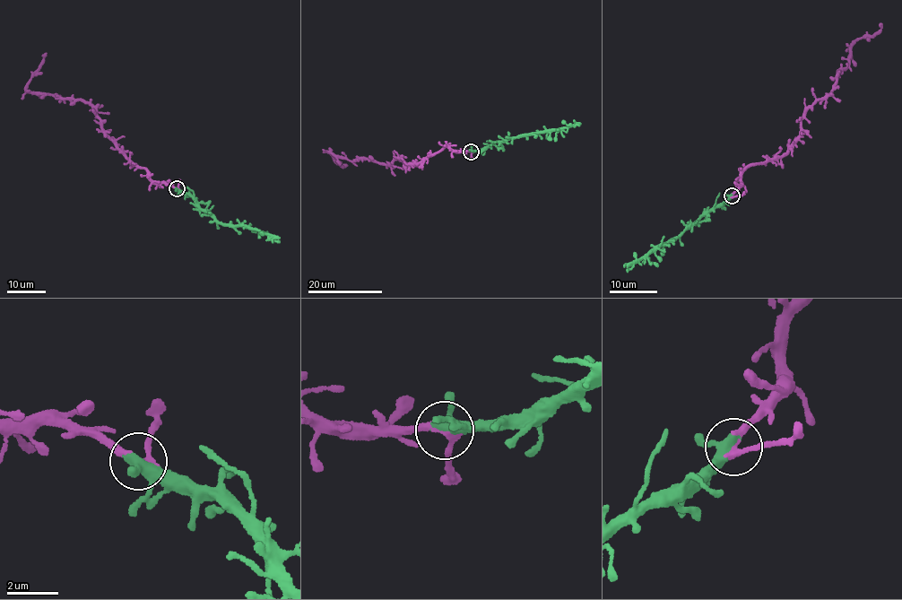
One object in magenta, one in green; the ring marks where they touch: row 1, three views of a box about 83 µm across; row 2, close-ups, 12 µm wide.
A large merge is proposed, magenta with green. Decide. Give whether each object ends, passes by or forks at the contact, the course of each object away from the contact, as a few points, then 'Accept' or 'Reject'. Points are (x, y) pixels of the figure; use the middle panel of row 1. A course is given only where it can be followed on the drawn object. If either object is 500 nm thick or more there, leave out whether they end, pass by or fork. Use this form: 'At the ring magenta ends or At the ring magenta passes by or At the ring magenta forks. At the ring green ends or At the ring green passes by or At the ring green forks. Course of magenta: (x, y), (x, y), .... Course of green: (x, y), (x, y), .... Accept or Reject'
At the ring magenta passes by. At the ring green forks. Course of magenta: (470, 152), (446, 146), (418, 162), (399, 157), (387, 164), (328, 152), (347, 166). Course of green: (470, 152), (483, 151), (495, 143), (533, 134), (579, 126). Accept

